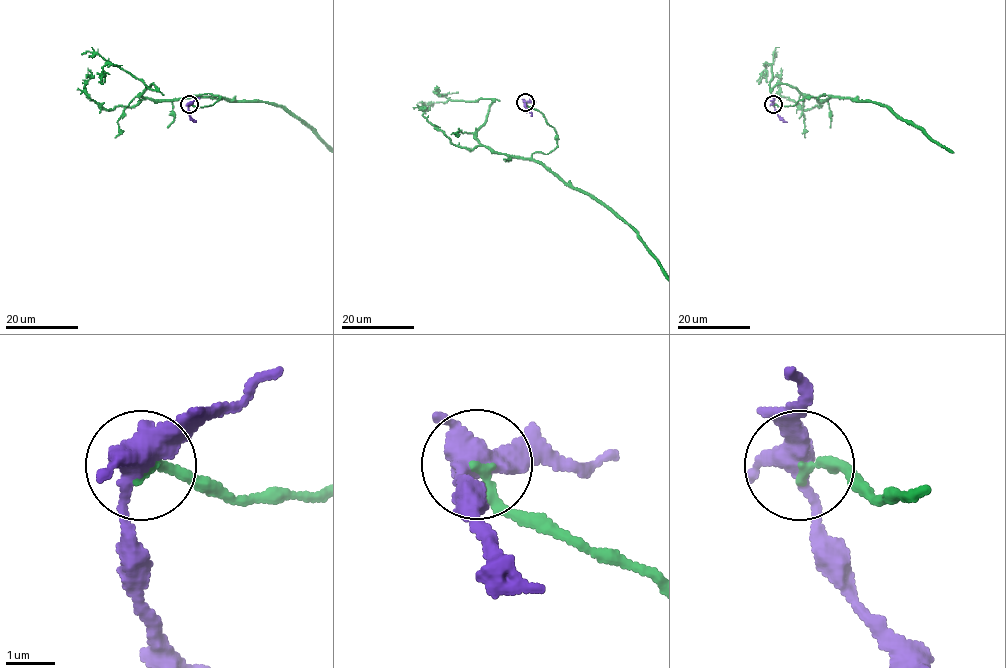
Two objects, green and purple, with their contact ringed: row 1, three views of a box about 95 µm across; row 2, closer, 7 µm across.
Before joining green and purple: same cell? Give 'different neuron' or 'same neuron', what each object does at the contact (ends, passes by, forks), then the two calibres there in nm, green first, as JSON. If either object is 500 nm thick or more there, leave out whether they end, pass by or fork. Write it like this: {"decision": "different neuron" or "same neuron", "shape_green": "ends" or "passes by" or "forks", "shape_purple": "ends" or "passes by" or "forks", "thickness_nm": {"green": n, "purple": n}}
{"decision": "different neuron", "shape_green": "ends", "shape_purple": "forks", "thickness_nm": {"green": 260, "purple": 440}}

